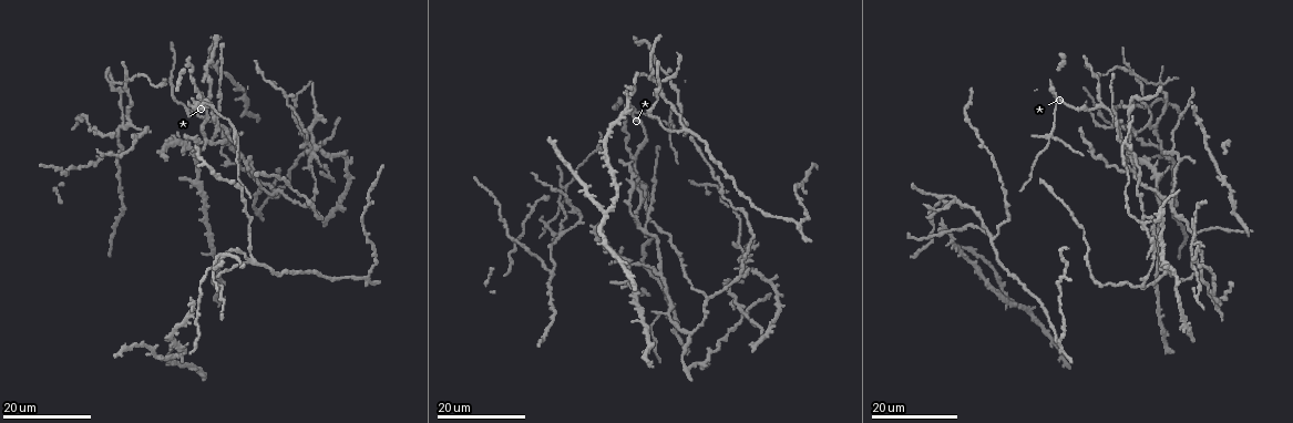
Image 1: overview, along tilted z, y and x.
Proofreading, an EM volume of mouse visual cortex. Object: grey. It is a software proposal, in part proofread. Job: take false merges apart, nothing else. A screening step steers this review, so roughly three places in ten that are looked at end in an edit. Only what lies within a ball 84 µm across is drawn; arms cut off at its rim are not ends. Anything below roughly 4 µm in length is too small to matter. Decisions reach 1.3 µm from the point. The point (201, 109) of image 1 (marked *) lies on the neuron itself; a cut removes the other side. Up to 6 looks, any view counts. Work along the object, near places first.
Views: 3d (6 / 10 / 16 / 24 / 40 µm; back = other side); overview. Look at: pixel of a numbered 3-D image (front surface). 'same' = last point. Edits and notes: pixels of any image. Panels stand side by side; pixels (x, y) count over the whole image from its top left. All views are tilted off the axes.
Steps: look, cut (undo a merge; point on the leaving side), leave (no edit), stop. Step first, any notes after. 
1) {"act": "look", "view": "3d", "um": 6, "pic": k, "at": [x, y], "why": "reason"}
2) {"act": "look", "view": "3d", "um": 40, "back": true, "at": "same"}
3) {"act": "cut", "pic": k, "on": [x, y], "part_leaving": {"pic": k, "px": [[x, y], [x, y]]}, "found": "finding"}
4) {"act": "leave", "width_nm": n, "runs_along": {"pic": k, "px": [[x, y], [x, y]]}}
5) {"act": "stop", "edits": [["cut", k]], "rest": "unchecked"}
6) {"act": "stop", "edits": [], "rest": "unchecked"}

{"act": "look", "view": "3d", "um": 16, "pic": 1, "at": [219, 258]}

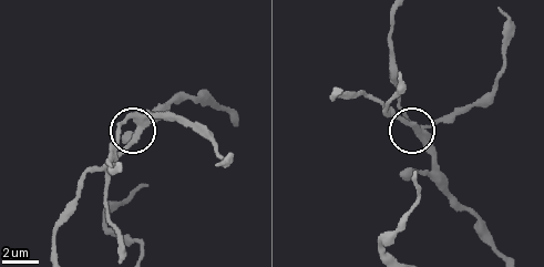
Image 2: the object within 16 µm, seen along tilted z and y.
{"act": "look", "view": "3d", "um": 10, "pic": 2, "at": [418, 133]}

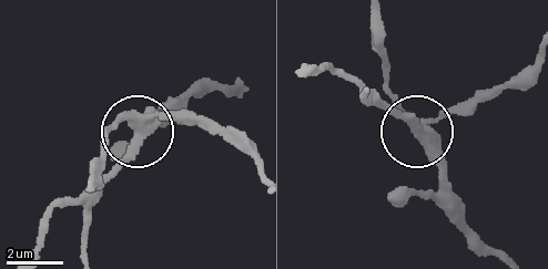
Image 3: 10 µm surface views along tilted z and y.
{"act": "leave", "runs_along": {"pic": 3, "px": [[490, 251], [465, 219], [444, 157], [387, 83]]}, "found": "one neuron here"}

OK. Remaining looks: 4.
{"act": "look", "view": "3d", "um": 24, "pic": 1, "at": [738, 277], "why": "small branch off a trunk"}

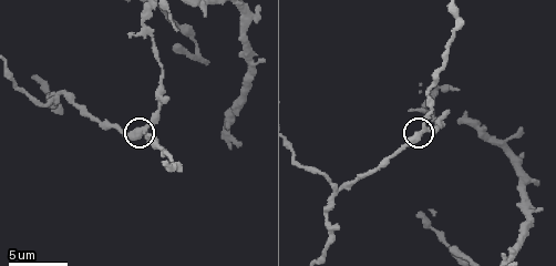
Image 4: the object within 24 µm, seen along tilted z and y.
{"act": "look", "view": "3d", "um": 6, "pic": 4, "at": [427, 128], "why": "zoom in"}

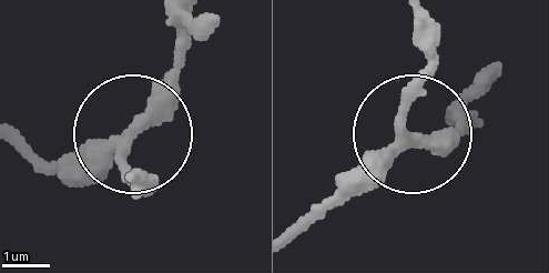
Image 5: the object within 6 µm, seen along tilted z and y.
{"act": "leave", "runs_along": {"pic": 5, "px": [[291, 239], [399, 153], [399, 102], [424, 43]]}, "found": "all the same neuron"}

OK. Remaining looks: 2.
{"act": "look", "view": "3d", "um": 24, "pic": 1, "at": [313, 113], "why": "thick turns thin"}

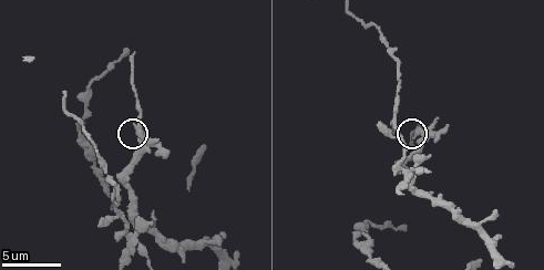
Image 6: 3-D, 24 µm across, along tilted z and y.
{"act": "look", "view": "3d", "um": 10, "pic": 6, "at": [140, 132]}

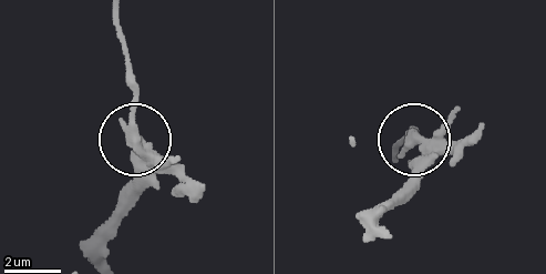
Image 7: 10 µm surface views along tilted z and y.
{"act": "leave", "found": "all the same neuron"}

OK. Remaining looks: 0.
{"act": "stop", "edits": [], "rest": "unchecked"}

